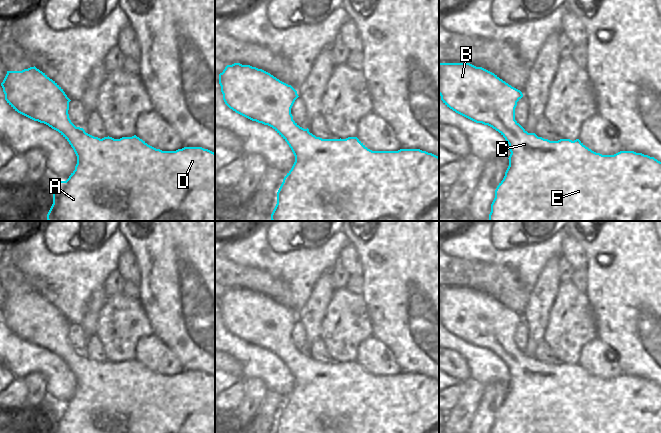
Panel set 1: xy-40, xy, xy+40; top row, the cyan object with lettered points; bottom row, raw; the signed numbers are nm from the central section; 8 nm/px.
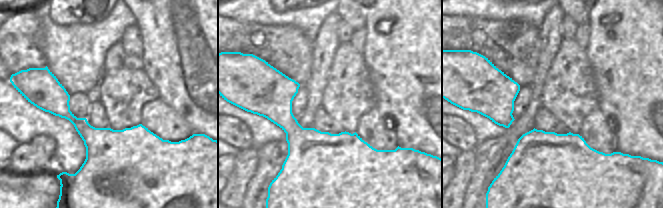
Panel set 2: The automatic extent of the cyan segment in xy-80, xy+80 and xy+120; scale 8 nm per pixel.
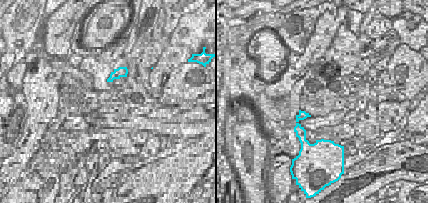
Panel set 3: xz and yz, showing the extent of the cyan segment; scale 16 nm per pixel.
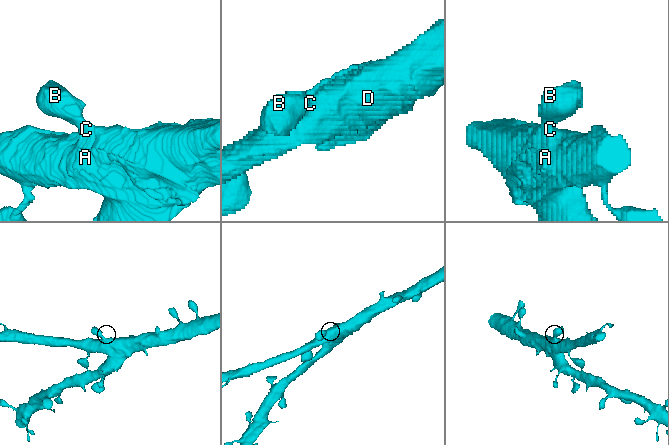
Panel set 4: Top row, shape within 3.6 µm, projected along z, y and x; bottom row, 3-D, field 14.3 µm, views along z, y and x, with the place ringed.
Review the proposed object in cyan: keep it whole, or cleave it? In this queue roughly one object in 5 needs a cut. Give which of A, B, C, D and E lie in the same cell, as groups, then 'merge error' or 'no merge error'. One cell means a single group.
A B C D E; no merge error

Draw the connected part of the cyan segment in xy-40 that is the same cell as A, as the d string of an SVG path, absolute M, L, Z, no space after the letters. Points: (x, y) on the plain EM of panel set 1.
M35 290L22 295L7 295L1 307L5 324L18 337L40 347L44 347L52 353L58 355L71 369L76 380L77 388L75 394L66 405L57 405L57 410L53 416L53 428L50 433L215 433L215 377L202 371L184 371L176 375L162 375L148 369L145 365L137 361L122 361L114 363L104 361L102 363L94 361L85 356L83 352L76 351L70 344L68 334L71 325L63 313L45 297Z

